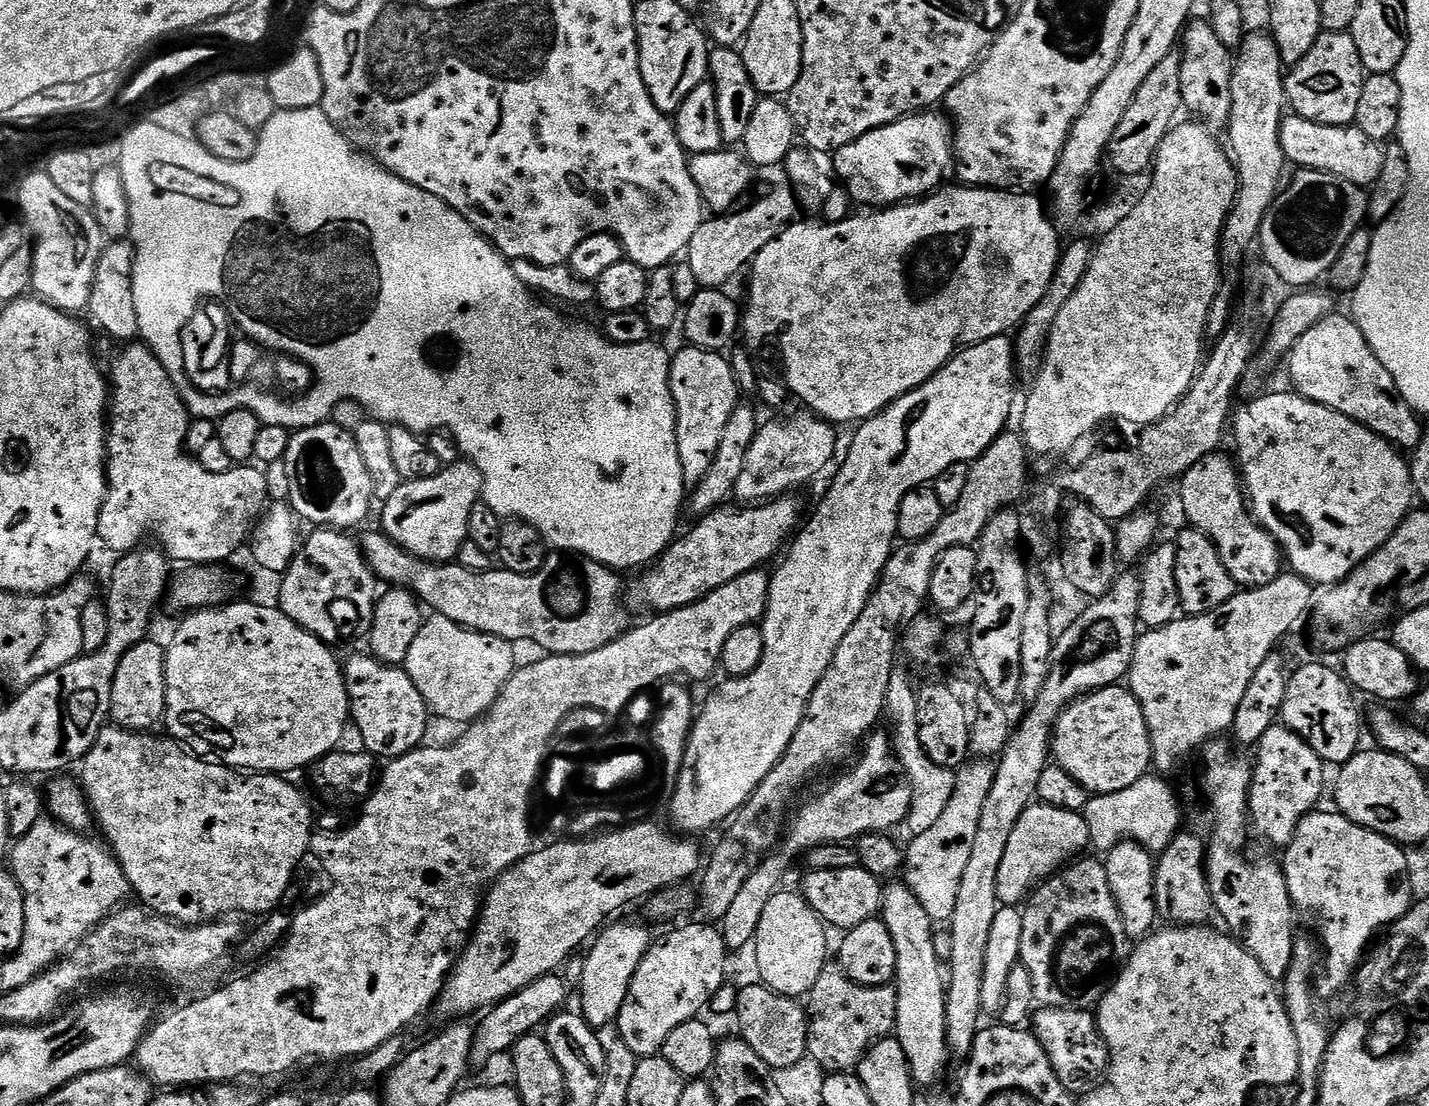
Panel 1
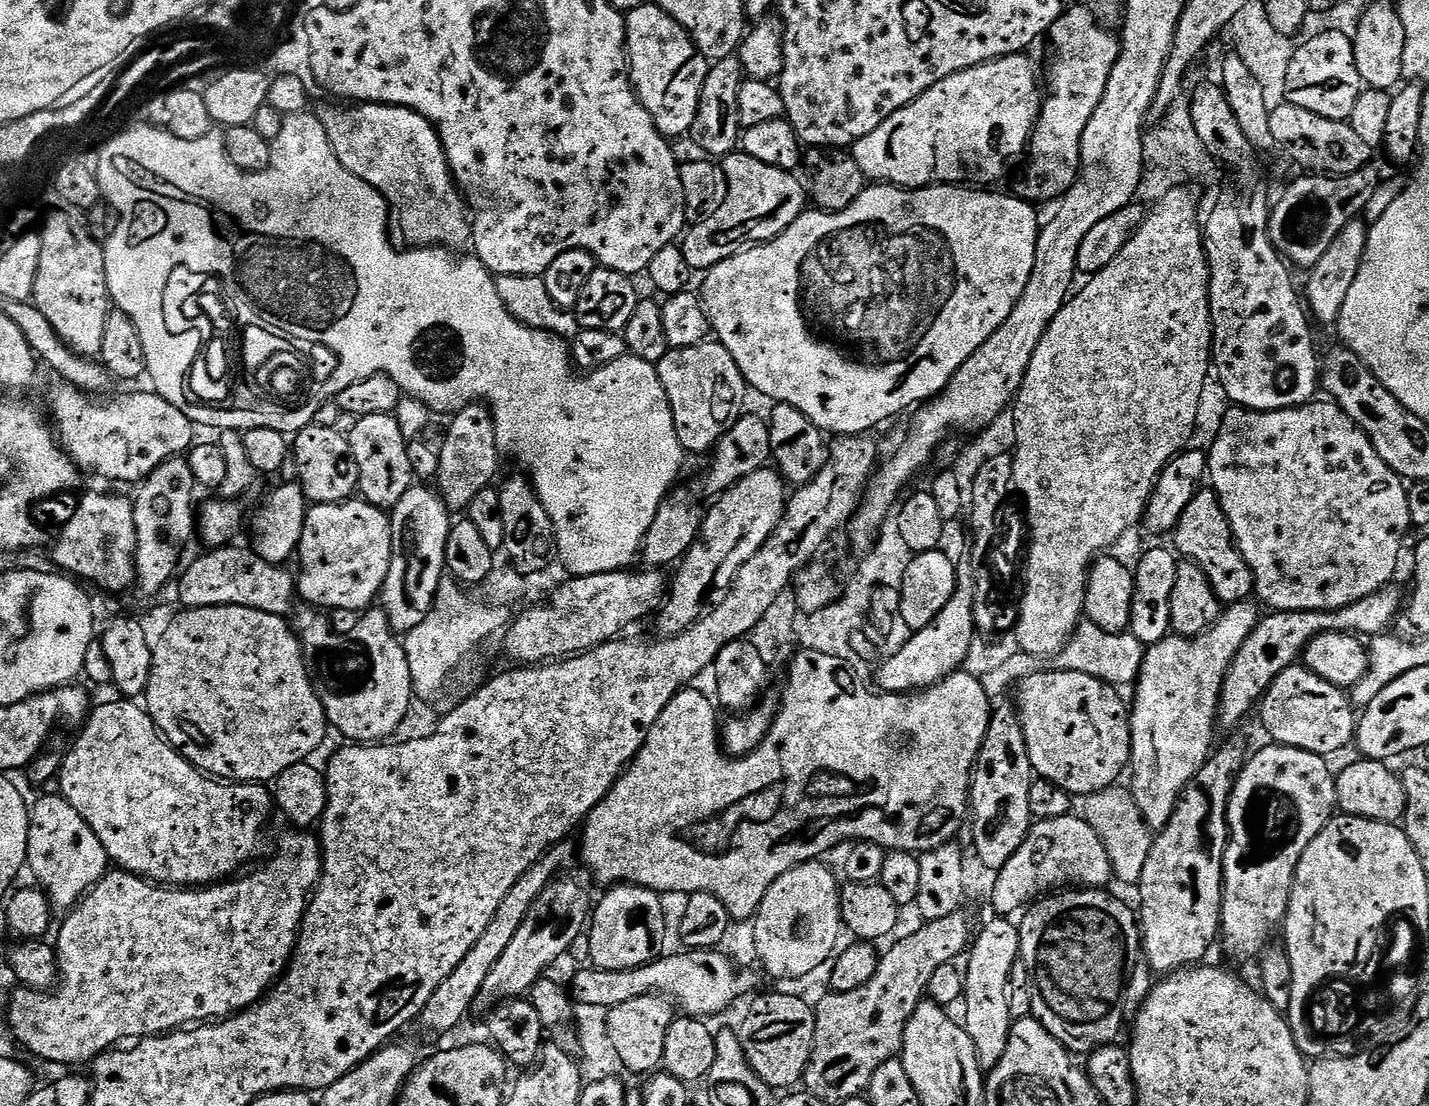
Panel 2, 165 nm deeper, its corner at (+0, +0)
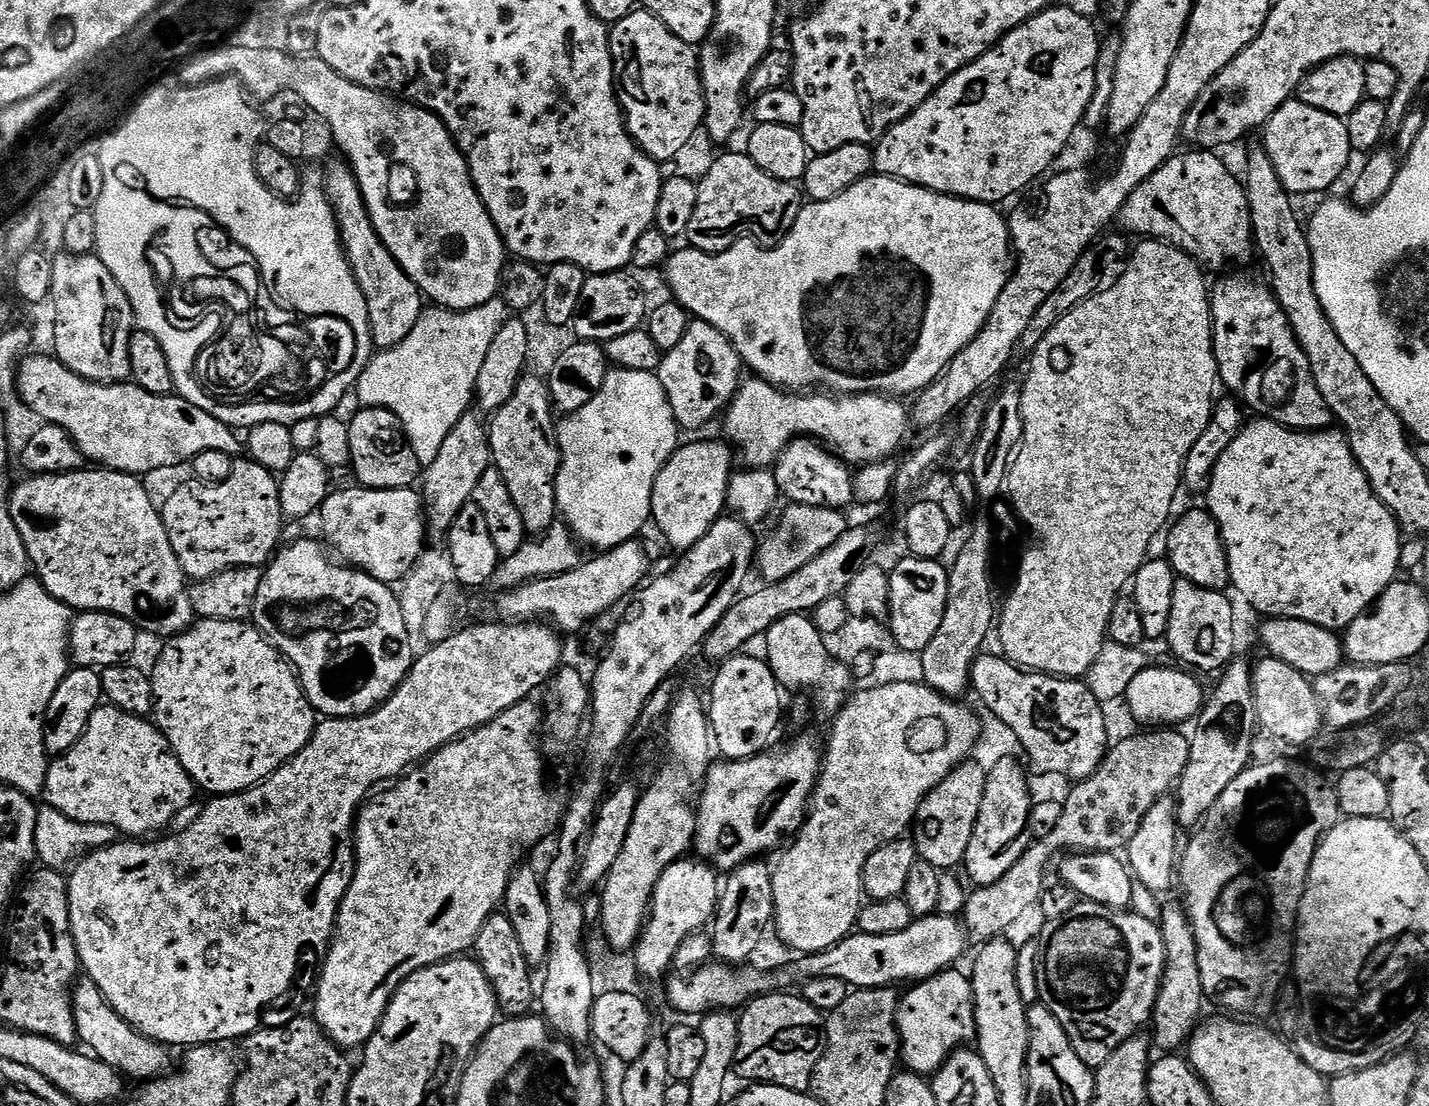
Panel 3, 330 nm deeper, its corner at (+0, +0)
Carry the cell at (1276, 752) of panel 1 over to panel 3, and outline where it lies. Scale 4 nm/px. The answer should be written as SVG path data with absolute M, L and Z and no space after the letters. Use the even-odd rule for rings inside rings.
M1268 760L1265 764L1253 763L1226 790L1222 790L1222 798L1214 802L1214 806L1208 811L1202 823L1195 829L1192 841L1187 841L1182 855L1178 860L1178 884L1184 887L1184 900L1188 918L1192 922L1192 929L1196 935L1196 945L1198 946L1198 970L1202 974L1202 986L1204 995L1209 1001L1217 1004L1217 1009L1223 1010L1228 1014L1235 1014L1240 1018L1264 1018L1268 1011L1273 1011L1278 997L1285 983L1284 971L1289 971L1290 957L1294 952L1294 937L1296 934L1296 919L1298 910L1302 902L1302 894L1306 890L1308 881L1308 871L1312 865L1312 859L1316 853L1316 847L1323 840L1324 835L1331 830L1334 825L1340 823L1342 813L1340 803L1336 797L1336 789L1323 776L1323 771L1317 770L1311 763L1299 764L1296 760Z

